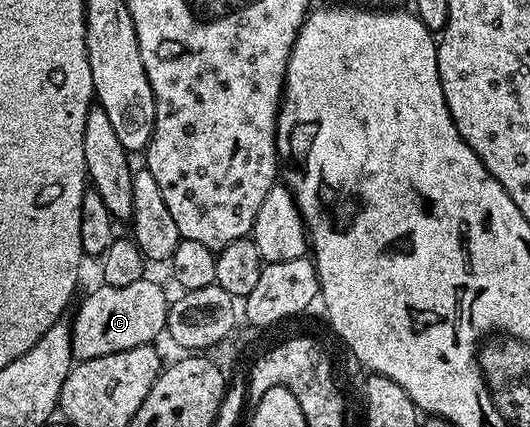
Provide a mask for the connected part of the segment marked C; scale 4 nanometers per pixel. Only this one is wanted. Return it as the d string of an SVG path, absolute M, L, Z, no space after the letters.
M145 278L133 282L131 286L110 286L101 283L80 304L80 310L76 318L71 319L73 357L77 361L89 360L90 358L102 358L102 354L118 354L118 350L130 350L134 346L152 344L155 336L165 331L168 326L168 305L170 296L164 293L160 284L155 284L151 278Z

